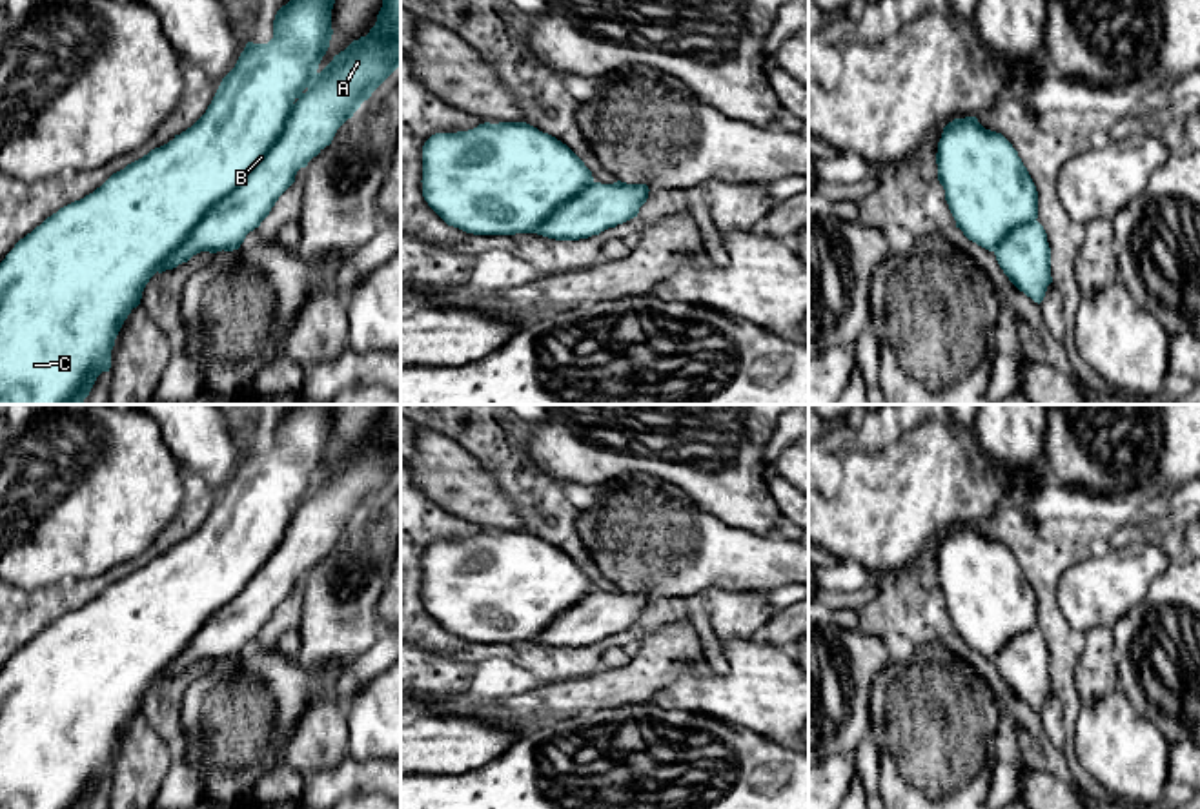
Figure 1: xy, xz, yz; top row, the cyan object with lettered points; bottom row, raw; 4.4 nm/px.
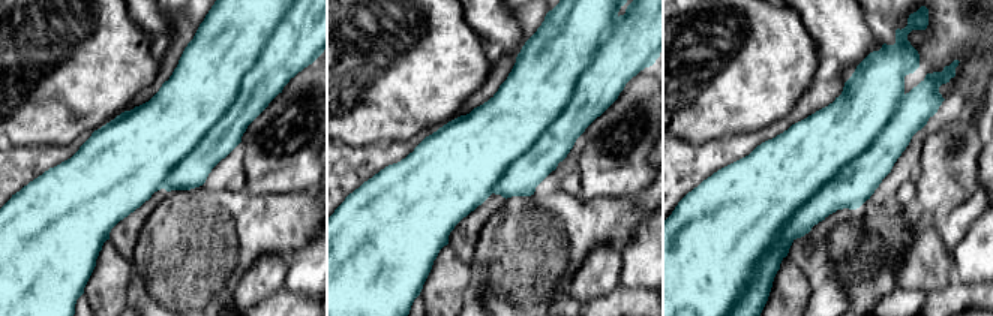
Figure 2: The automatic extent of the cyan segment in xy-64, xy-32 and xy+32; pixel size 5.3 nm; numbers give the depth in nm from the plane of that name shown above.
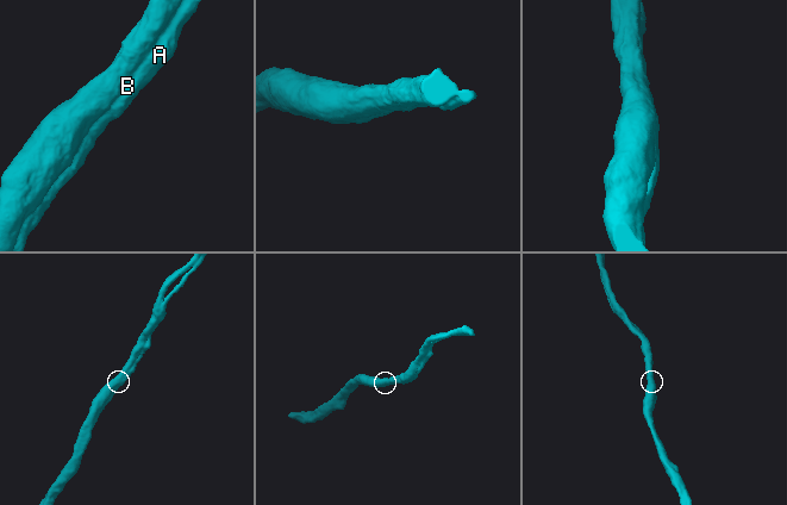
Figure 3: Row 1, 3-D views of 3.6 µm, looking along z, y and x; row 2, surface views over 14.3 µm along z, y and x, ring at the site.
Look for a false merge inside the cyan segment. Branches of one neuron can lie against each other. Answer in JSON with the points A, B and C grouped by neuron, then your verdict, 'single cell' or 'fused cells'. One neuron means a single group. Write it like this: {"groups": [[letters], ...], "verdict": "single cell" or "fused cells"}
{"groups": [["A", "B", "C"]], "verdict": "single cell"}

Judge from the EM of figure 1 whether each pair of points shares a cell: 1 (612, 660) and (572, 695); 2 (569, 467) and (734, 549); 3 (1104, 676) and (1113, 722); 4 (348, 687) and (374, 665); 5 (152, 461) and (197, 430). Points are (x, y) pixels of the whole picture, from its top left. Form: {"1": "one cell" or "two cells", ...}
{"1": "two cells", "2": "two cells", "3": "two cells", "4": "one cell", "5": "two cells"}

